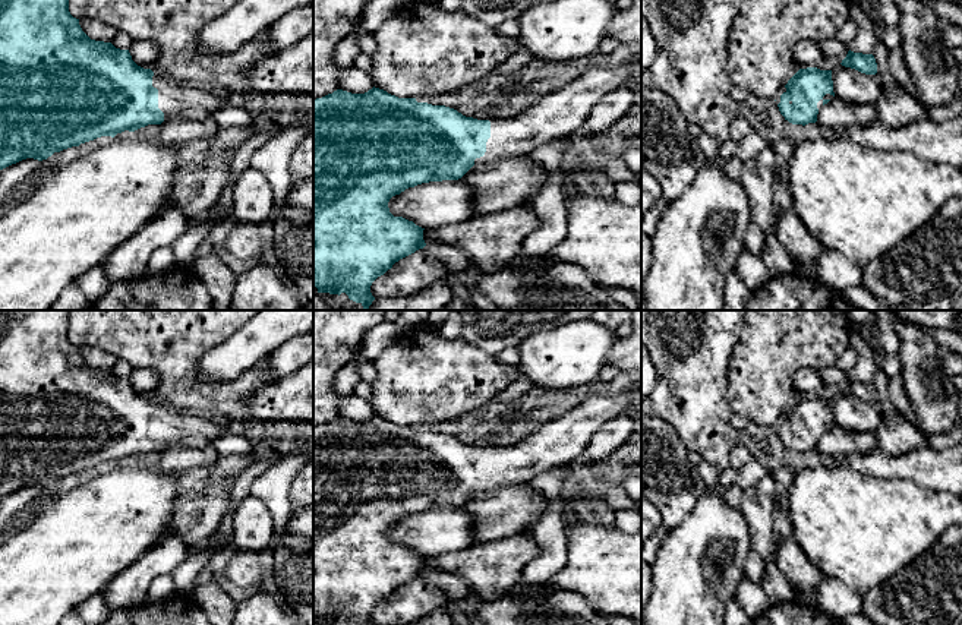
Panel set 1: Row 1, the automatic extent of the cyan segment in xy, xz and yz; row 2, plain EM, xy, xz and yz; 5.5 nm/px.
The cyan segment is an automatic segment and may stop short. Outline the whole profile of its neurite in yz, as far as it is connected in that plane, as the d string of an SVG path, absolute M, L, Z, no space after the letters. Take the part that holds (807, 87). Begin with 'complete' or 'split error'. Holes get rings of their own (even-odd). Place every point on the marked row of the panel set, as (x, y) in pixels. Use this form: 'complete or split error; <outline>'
split error; M799 69L775 100L780 114L792 124L817 121L817 114L835 97L832 70Z

